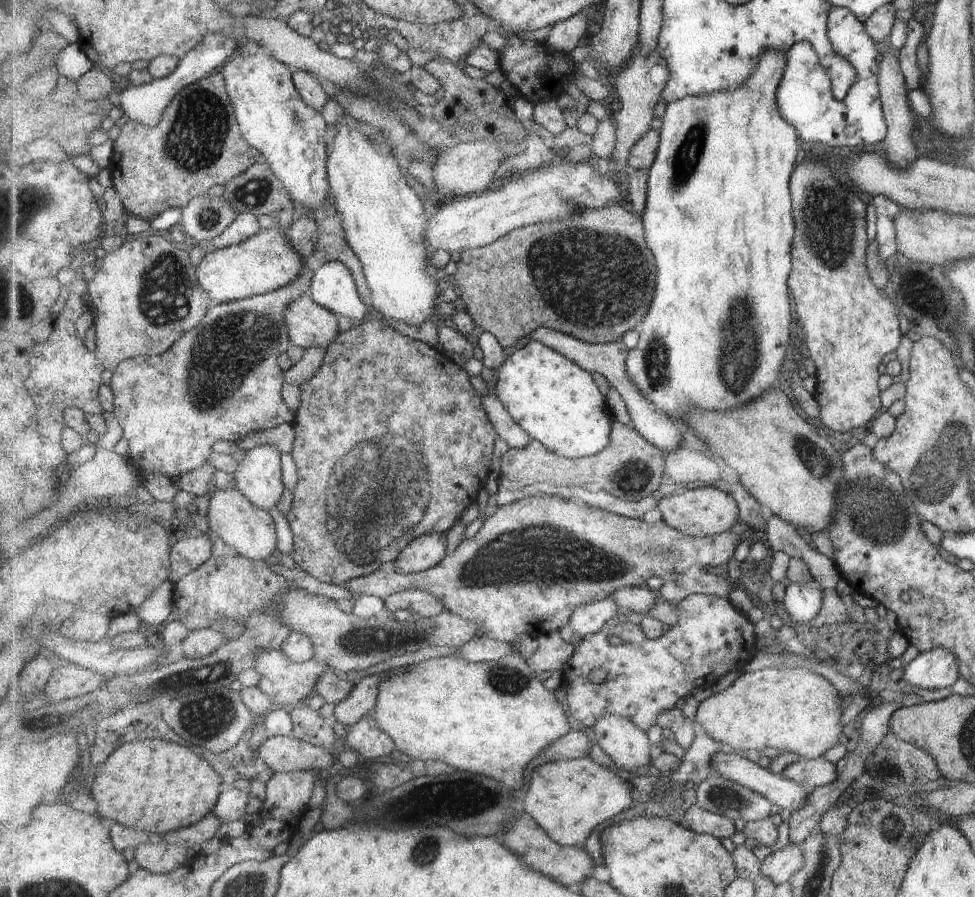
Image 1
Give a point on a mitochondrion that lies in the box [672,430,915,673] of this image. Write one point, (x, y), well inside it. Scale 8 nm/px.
(834, 478)

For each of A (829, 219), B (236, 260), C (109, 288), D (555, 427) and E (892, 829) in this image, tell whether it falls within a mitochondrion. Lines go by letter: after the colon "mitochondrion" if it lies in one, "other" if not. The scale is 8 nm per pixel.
A: mitochondrion
B: other
C: other
D: other
E: mitochondrion

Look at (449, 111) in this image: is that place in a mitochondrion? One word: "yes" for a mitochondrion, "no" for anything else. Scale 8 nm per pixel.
no

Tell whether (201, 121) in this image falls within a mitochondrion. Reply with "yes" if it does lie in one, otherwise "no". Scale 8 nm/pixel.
yes

